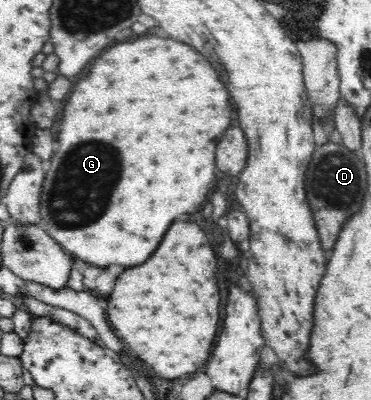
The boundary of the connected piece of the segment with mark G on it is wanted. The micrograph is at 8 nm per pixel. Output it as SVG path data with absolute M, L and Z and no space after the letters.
M145 36L135 40L133 44L117 44L103 52L91 66L91 70L75 84L73 92L70 92L69 100L63 108L61 120L61 132L56 141L56 150L49 161L49 167L43 182L41 192L41 218L50 226L52 237L65 249L69 255L74 254L84 262L91 263L92 269L102 270L111 264L121 266L137 266L147 260L151 252L155 252L155 246L159 246L159 240L163 240L169 226L179 220L183 214L197 212L203 202L207 200L209 190L215 182L215 150L223 134L233 126L233 108L229 104L229 90L223 84L219 72L211 62L199 54L193 46L171 40L171 38L157 38L157 36Z

